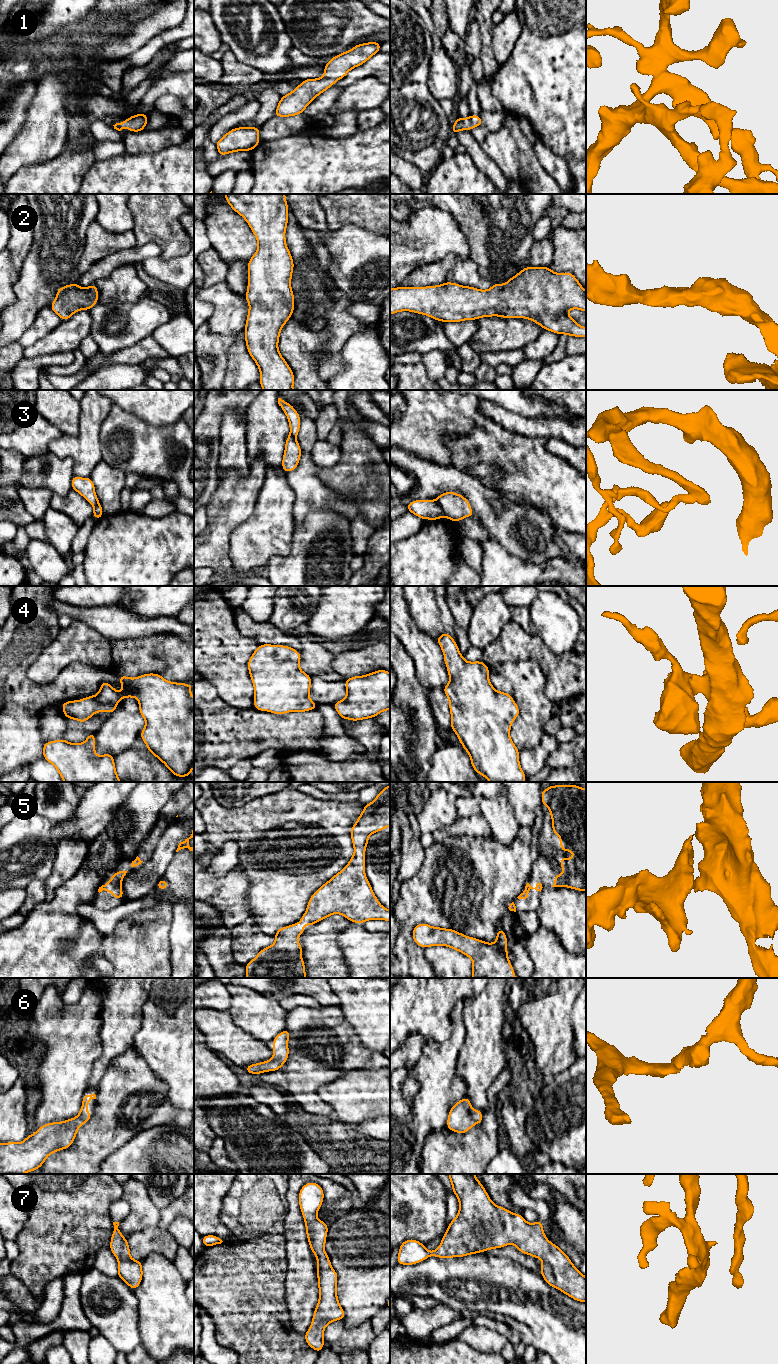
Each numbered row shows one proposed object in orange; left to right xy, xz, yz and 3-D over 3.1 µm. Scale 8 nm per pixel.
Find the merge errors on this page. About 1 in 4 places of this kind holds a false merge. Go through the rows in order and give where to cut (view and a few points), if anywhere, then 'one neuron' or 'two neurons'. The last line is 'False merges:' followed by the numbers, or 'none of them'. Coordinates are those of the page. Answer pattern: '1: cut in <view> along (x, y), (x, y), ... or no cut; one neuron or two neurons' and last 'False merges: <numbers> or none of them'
1: no cut; one neuron
2: no cut; one neuron
3: cut in yz along (434, 501), (444, 514); two neurons
4: no cut; one neuron
5: no cut; one neuron
6: no cut; one neuron
7: no cut; one neuron
False merges: 3

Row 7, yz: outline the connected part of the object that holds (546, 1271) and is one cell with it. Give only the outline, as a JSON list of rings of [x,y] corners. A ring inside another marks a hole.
[[[475,1174],[448,1176],[459,1200],[457,1216],[434,1251],[428,1251],[415,1239],[405,1240],[399,1246],[398,1264],[413,1265],[430,1256],[465,1257],[513,1244],[521,1253],[543,1261],[541,1276],[550,1287],[556,1287],[576,1301],[586,1302],[586,1277],[546,1238],[543,1222],[537,1220],[530,1224],[521,1214],[495,1205]]]

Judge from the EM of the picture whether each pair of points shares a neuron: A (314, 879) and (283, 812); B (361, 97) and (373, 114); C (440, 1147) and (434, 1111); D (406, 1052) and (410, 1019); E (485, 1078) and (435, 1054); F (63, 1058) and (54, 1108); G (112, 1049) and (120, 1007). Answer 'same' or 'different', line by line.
A: same
B: different
C: different
D: different
E: different
F: same
G: same

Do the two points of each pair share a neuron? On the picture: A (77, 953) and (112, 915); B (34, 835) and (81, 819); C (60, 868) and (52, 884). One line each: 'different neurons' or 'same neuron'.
A: different neurons
B: different neurons
C: same neuron

